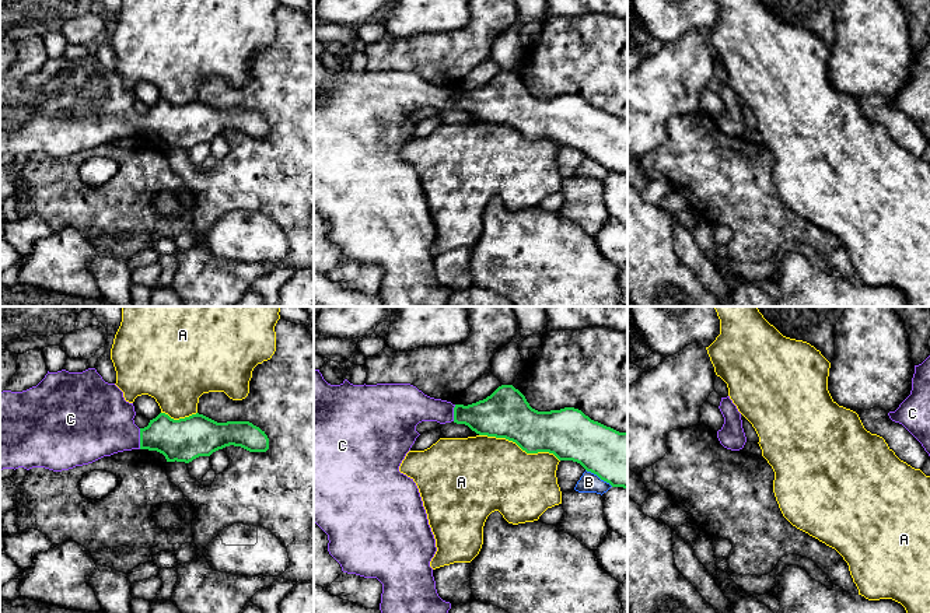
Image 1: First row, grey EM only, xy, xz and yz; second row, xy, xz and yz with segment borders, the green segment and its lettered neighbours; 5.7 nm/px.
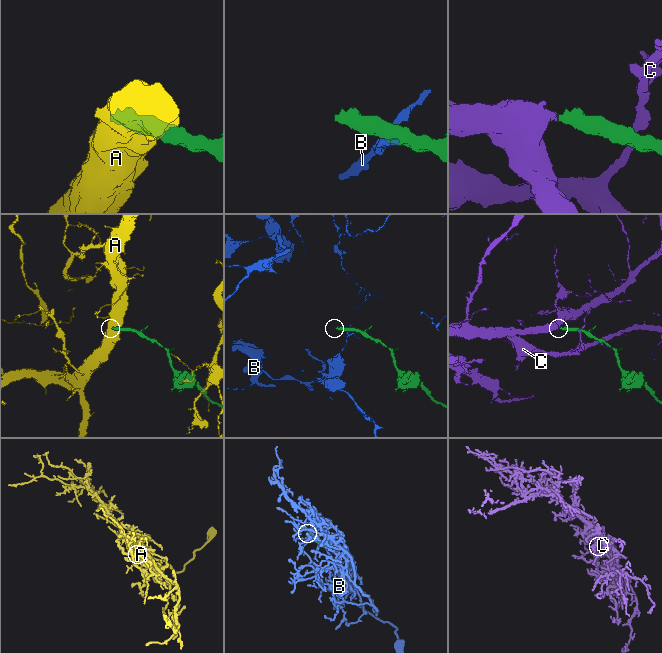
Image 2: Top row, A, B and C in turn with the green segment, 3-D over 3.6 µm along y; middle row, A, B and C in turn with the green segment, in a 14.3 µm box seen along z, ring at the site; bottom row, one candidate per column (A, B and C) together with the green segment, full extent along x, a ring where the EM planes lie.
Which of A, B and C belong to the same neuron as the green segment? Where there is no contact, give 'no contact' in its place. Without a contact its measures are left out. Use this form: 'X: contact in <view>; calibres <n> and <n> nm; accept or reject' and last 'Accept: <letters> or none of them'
A: contact in xz; calibres 280 and 440 nm; reject
B: contact in xz; calibres 320 and 110 nm; reject
C: contact in xy; calibres 240 and 380 nm; accept
Accept: C

